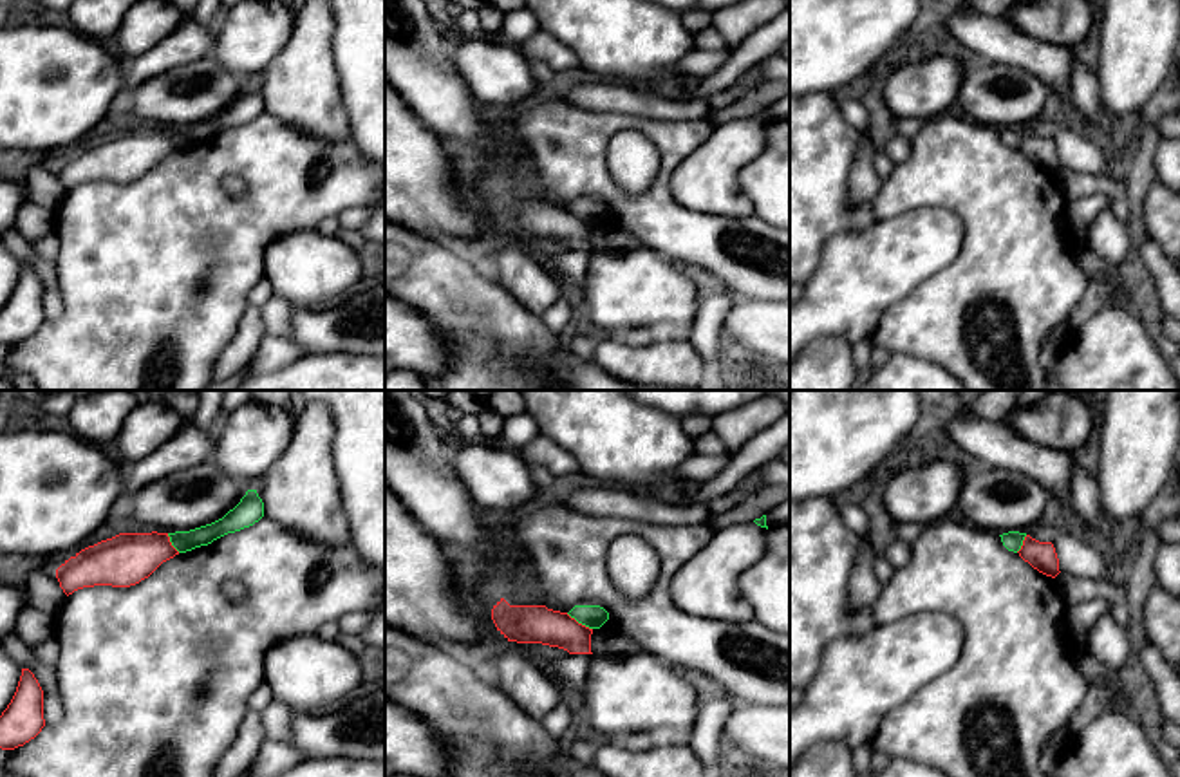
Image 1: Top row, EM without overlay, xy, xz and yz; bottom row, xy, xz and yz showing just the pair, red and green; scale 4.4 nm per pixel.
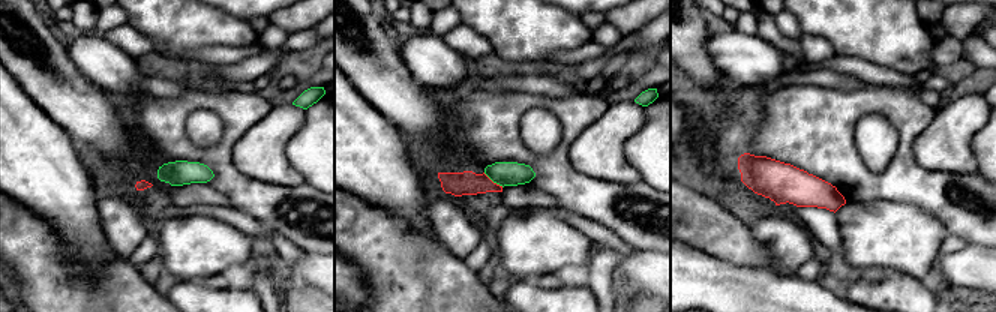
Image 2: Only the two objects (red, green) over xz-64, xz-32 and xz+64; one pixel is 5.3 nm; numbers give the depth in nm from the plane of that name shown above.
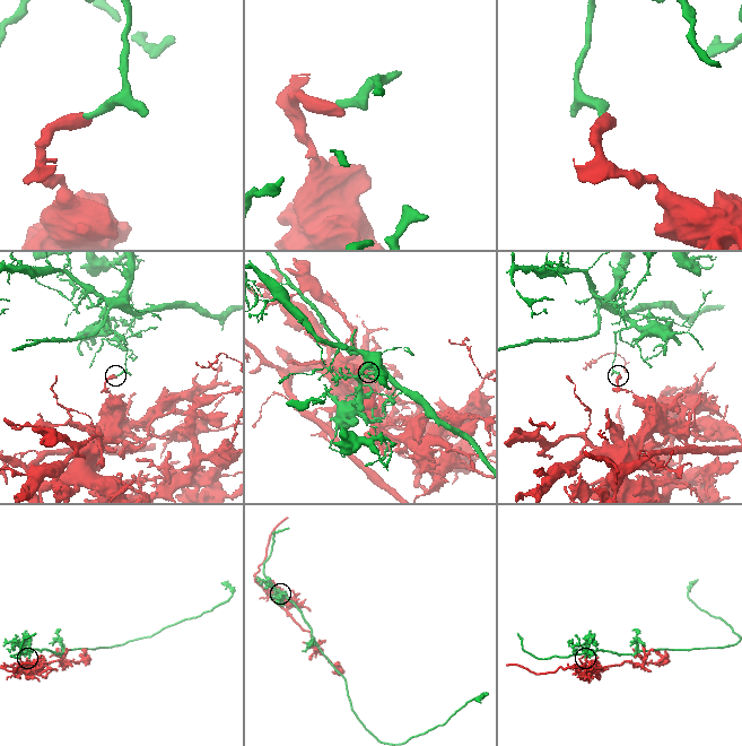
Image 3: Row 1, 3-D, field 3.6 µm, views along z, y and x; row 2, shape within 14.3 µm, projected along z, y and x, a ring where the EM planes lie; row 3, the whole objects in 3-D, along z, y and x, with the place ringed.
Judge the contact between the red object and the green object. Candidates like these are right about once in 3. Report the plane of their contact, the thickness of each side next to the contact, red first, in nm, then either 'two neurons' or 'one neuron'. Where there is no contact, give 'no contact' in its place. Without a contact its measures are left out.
xz | 180/110 nm | two neurons

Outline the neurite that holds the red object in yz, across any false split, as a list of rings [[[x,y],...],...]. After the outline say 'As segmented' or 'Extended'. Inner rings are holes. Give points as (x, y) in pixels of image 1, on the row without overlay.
[[[1030,130],[1025,132],[1019,152],[1039,168],[1055,173],[1059,166],[1059,154],[1052,137],[1039,137]]]. As segmented

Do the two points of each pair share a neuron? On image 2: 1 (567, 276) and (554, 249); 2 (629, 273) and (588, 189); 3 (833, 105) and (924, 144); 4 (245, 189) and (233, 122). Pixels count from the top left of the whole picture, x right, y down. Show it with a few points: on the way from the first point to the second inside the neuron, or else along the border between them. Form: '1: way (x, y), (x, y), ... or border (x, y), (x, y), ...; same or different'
1: border (587, 266), (564, 266), (531, 279); different
2: border (635, 248), (654, 251); different
3: border (936, 111), (912, 144), (915, 161), (930, 171); different
4: way (228, 173), (225, 170), (225, 144), (228, 138); same

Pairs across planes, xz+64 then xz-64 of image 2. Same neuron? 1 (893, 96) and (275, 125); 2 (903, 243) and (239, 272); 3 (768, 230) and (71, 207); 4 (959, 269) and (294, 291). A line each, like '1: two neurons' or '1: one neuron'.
1: two neurons
2: two neurons
3: two neurons
4: two neurons

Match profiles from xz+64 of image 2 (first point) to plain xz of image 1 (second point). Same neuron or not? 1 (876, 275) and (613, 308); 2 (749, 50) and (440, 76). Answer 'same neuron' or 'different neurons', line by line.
1: different neurons
2: different neurons

